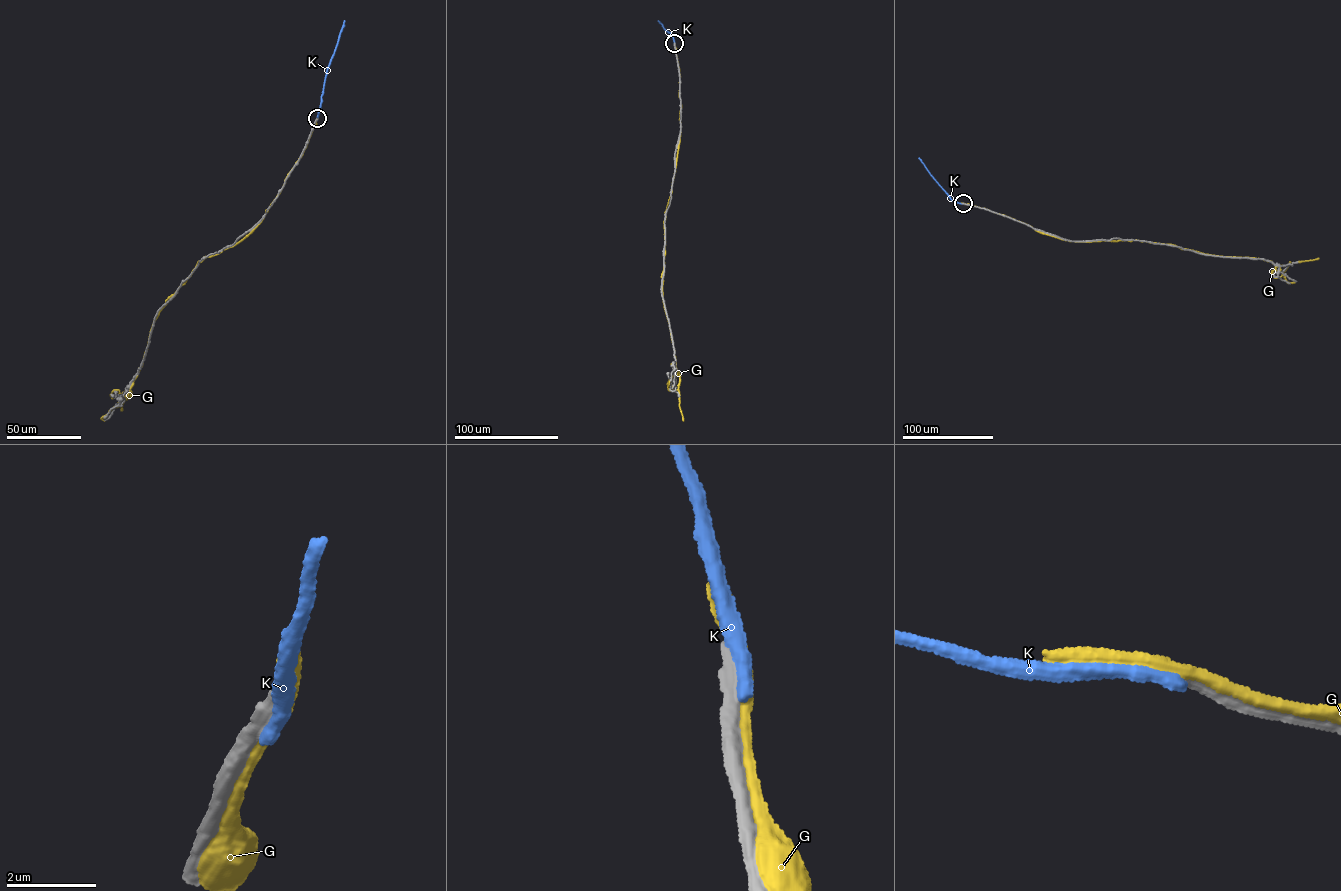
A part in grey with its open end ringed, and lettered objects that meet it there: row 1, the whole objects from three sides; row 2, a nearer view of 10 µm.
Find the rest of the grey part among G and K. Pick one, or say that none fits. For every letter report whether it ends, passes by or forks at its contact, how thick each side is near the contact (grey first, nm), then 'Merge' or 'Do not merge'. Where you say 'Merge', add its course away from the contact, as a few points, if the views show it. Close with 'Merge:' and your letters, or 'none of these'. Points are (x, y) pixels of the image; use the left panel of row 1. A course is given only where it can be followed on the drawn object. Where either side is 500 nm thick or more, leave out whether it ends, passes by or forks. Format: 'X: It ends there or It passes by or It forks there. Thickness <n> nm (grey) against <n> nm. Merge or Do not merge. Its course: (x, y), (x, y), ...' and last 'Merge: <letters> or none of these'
G: It passes by. Thickness 320 nm (grey) against 240 nm. Do not merge
K: It ends there. Thickness 360 nm (grey) against 440 nm. Do not merge
Merge: none of these

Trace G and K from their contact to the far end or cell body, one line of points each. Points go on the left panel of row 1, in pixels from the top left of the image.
G: (316, 120), (261, 222), (233, 246), (198, 261), (166, 301), (122, 410)
K: (317, 119), (328, 65), (344, 20)

